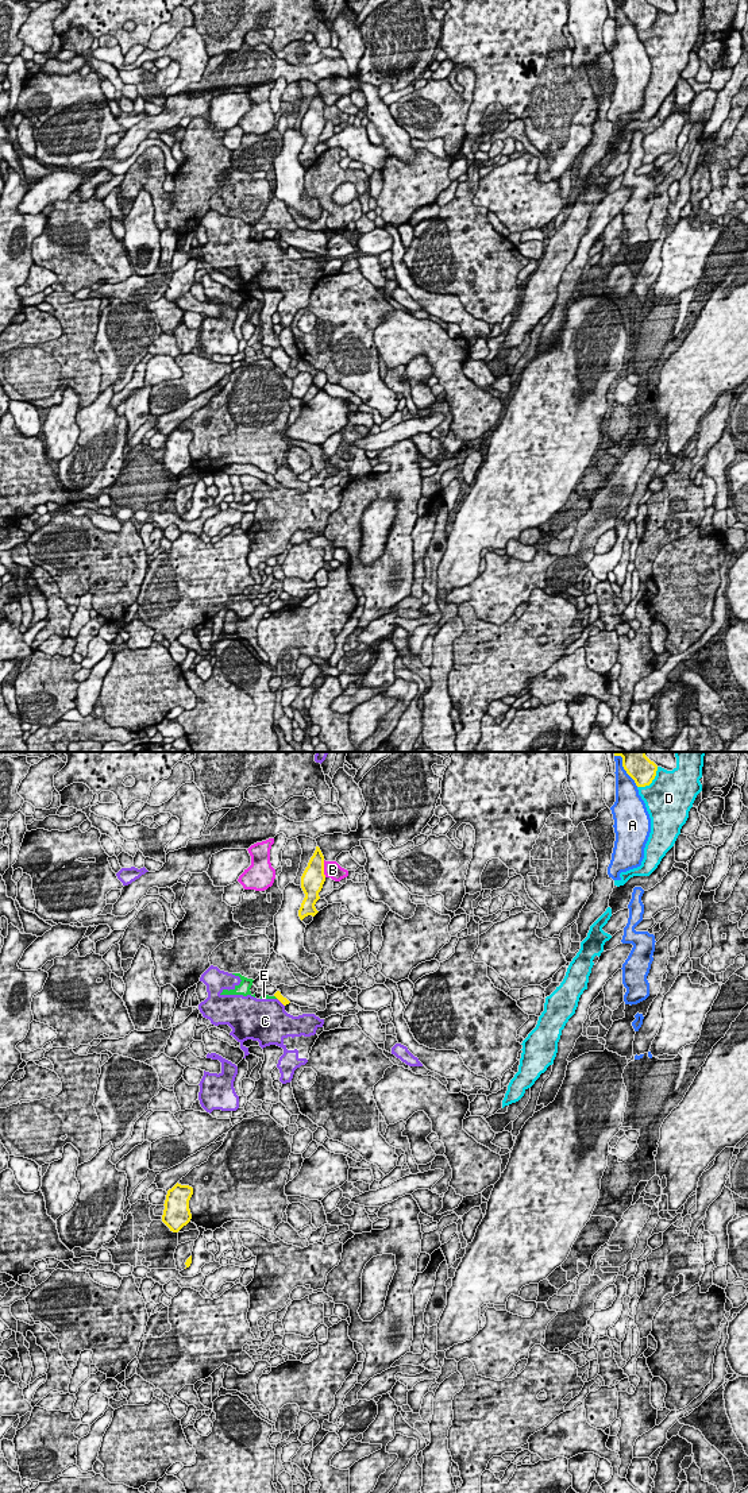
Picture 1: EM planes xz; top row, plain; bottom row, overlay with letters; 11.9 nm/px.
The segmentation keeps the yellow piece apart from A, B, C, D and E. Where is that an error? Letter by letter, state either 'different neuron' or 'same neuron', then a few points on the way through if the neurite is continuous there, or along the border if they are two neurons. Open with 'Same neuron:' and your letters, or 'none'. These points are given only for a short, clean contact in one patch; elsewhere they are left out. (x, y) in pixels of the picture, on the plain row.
Same neuron: none
A: different neuron
B: different neuron; border xz (323, 104), (323, 118), (326, 120)
C: different neuron; border xz (277, 242), (284, 250)
D: different neuron
E: different neuron; border xz (274, 239), (277, 242)

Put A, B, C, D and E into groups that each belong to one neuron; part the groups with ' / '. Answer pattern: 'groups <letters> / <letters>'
groups A / B / C E / D

